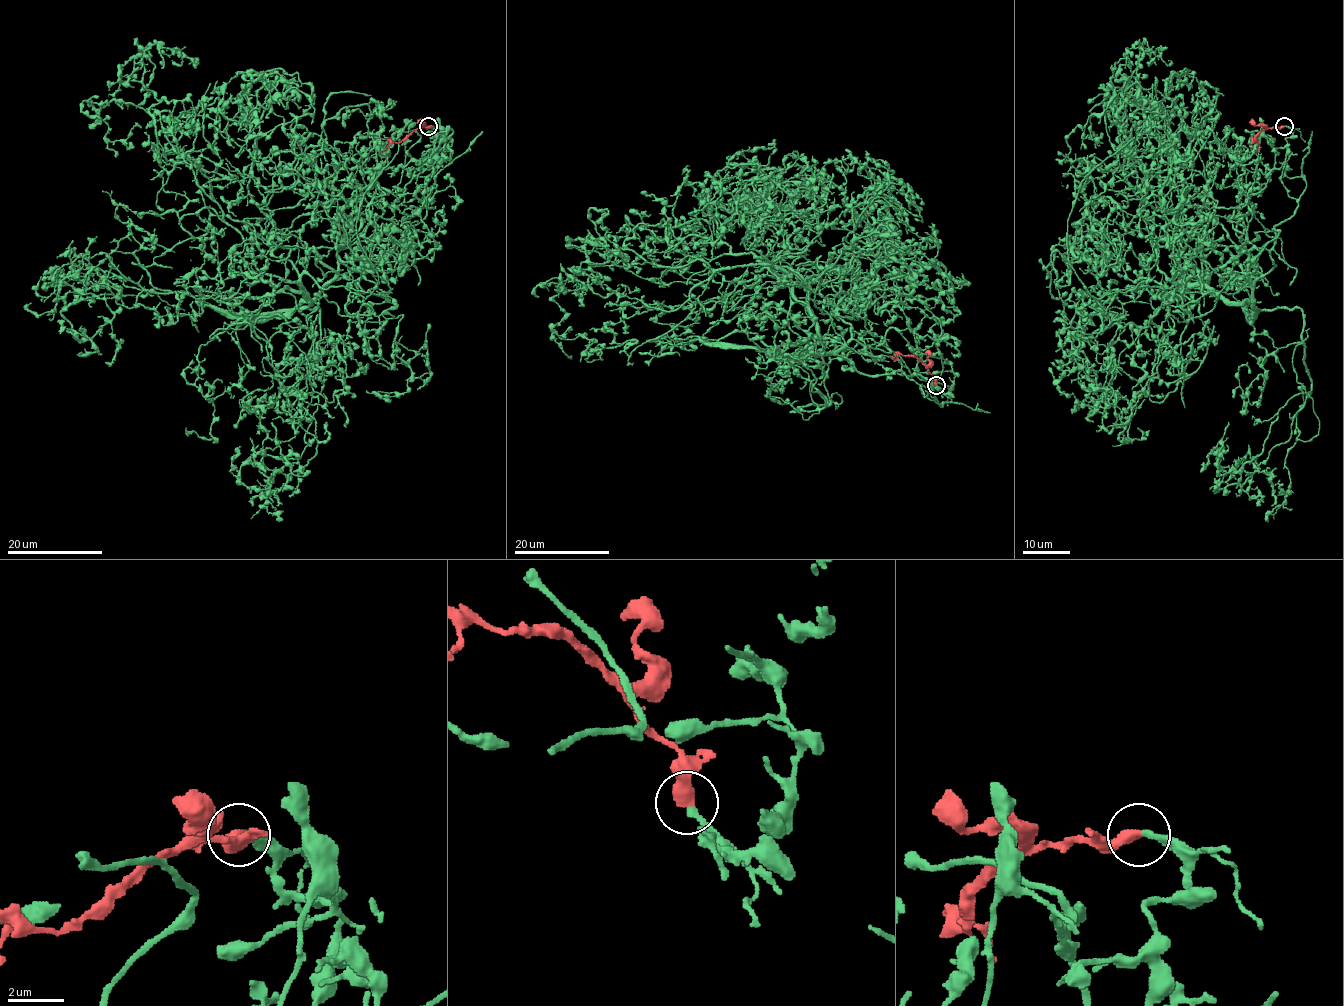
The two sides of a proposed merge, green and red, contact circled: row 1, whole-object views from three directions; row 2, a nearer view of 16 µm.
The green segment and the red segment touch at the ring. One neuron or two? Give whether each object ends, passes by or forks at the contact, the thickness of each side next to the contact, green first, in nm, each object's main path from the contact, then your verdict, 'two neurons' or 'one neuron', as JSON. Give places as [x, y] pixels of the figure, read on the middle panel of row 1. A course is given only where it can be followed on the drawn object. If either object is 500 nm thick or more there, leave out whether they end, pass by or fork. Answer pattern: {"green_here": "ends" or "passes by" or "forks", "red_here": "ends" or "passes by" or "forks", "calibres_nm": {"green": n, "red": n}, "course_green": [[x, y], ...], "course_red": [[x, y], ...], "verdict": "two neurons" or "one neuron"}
{"green_here": "ends", "red_here": "ends", "calibres_nm": {"green": 220, "red": 480}, "course_green": [[936, 385], [808, 355], [819, 325], [717, 172], [754, 164], [726, 158], [763, 174], [777, 230], [825, 197]], "course_red": [[936, 384], [935, 377], [915, 357], [905, 355], [895, 359], [890, 356]], "verdict": "one neuron"}

